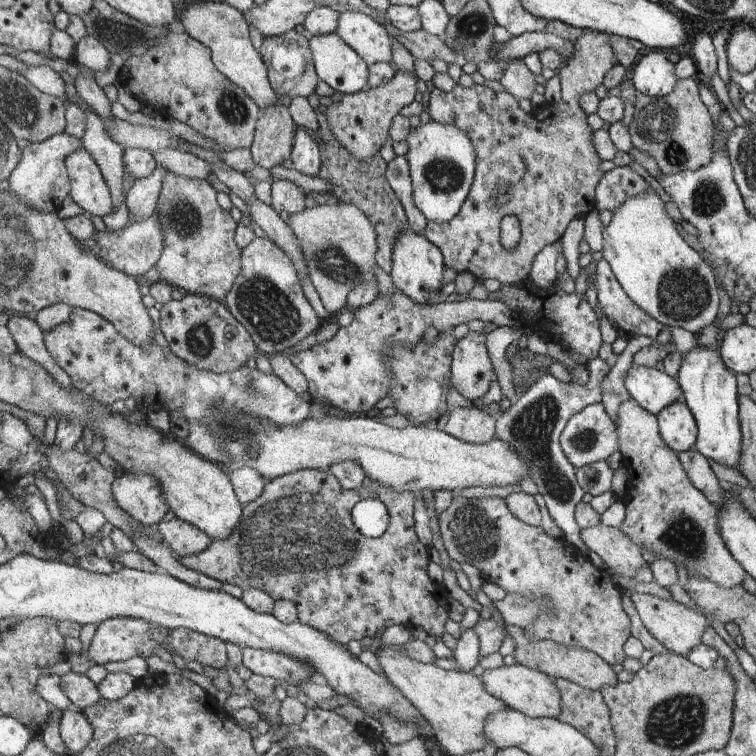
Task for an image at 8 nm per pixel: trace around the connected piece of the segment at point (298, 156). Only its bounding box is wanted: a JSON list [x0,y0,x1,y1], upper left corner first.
[291,127,322,176]

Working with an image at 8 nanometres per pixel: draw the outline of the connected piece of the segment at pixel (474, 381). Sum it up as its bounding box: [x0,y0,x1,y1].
[451,330,496,401]

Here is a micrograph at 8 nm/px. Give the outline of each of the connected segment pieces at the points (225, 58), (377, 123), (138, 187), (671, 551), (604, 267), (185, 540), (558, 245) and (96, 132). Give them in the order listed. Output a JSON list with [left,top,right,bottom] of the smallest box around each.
[[179,1,274,110],[321,70,418,159],[125,165,167,223],[615,397,747,588],[591,258,664,339],[156,517,212,556],[529,240,566,289],[65,83,124,210]]

